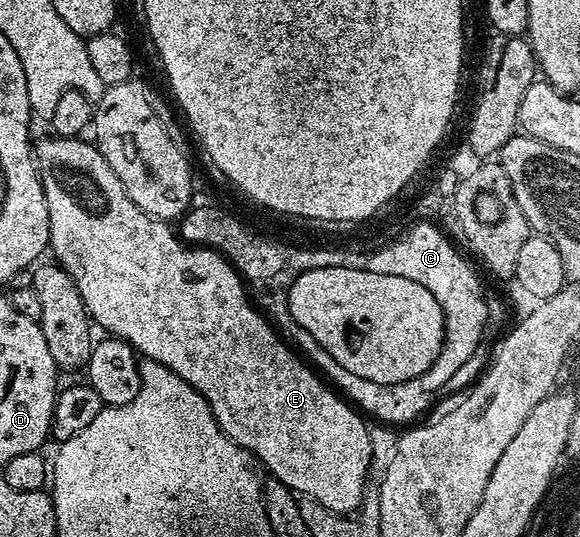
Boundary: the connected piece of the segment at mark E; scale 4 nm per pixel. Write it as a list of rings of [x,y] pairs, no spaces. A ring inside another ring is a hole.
[[[48,135],[49,137],[45,138],[43,142],[36,144],[34,146],[33,152],[35,155],[35,163],[39,170],[39,178],[41,179],[41,185],[43,190],[45,191],[45,201],[47,206],[49,207],[49,231],[51,232],[51,239],[49,242],[50,252],[55,252],[54,260],[58,262],[58,264],[62,265],[64,269],[69,271],[69,275],[74,281],[77,283],[77,291],[81,291],[81,299],[85,303],[85,307],[87,308],[87,314],[91,317],[92,322],[96,326],[99,325],[104,330],[102,331],[104,334],[119,337],[122,341],[129,341],[131,346],[136,349],[146,360],[156,361],[157,363],[161,363],[165,367],[169,367],[169,371],[173,371],[177,375],[181,375],[181,379],[185,379],[185,383],[189,383],[193,386],[193,388],[199,392],[200,395],[204,397],[205,400],[209,403],[209,407],[211,408],[211,413],[215,417],[215,421],[221,427],[221,431],[225,431],[225,435],[229,435],[229,439],[233,439],[237,445],[240,445],[242,449],[247,450],[248,453],[251,454],[252,458],[256,462],[259,461],[264,465],[268,470],[266,471],[270,476],[276,477],[281,483],[285,483],[285,487],[289,487],[291,492],[298,495],[300,498],[315,501],[321,507],[325,507],[329,511],[333,511],[334,513],[342,513],[344,515],[351,515],[356,512],[363,504],[363,498],[365,496],[365,490],[363,488],[367,485],[367,472],[370,474],[372,472],[373,466],[371,463],[371,451],[373,446],[370,443],[370,428],[368,422],[365,420],[364,414],[360,412],[360,410],[356,409],[354,405],[348,403],[290,344],[286,345],[284,338],[280,336],[277,332],[274,325],[271,324],[270,321],[267,320],[266,316],[256,306],[253,304],[252,298],[249,296],[248,286],[245,284],[242,277],[239,276],[239,272],[230,265],[227,260],[223,257],[222,253],[214,250],[208,249],[206,247],[196,247],[190,243],[184,243],[178,232],[168,222],[160,221],[157,217],[149,216],[145,211],[141,211],[141,207],[137,207],[137,203],[133,203],[133,199],[129,199],[129,191],[125,191],[125,187],[121,183],[121,179],[117,179],[117,171],[113,171],[113,167],[109,167],[109,163],[105,159],[105,155],[101,155],[101,151],[99,150],[99,146],[92,143],[90,140],[83,141],[85,139],[80,139],[78,136],[76,137],[58,137],[56,135]]]

